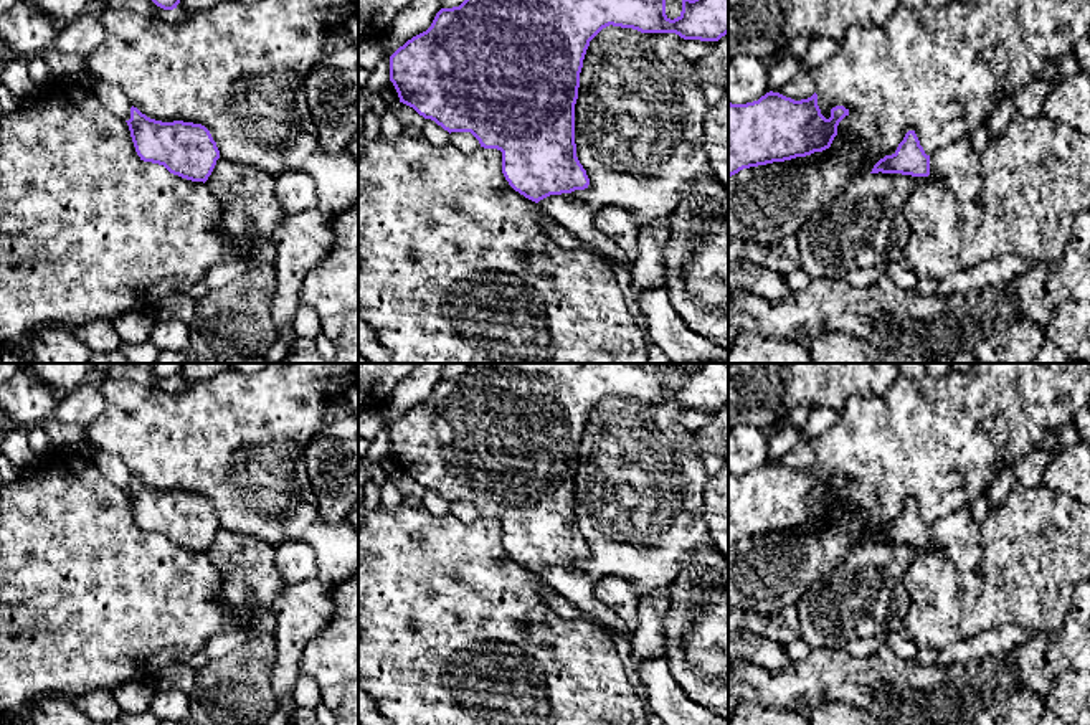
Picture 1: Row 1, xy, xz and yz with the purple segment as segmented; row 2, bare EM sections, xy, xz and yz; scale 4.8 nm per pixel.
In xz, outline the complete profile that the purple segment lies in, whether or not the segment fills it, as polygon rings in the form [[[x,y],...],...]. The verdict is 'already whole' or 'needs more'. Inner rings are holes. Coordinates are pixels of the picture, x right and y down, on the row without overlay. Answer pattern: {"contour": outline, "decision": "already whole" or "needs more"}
{"contour": [[[471,363],[459,377],[441,378],[431,396],[408,410],[390,426],[390,451],[393,453],[400,472],[413,477],[424,489],[434,490],[444,500],[451,502],[471,502],[484,519],[497,519],[502,522],[502,543],[509,555],[535,571],[550,588],[553,588],[562,598],[573,604],[578,611],[600,623],[603,628],[619,634],[621,637],[631,637],[631,631],[624,626],[616,613],[613,613],[603,601],[595,596],[595,585],[588,575],[576,571],[570,566],[575,560],[585,560],[590,555],[586,540],[576,527],[575,514],[575,474],[578,469],[580,443],[590,411],[606,396],[633,398],[641,403],[675,403],[684,410],[718,411],[728,403],[728,363],[700,363],[697,368],[682,368],[682,381],[677,388],[671,390],[666,385],[666,367],[669,363]]], "decision": "needs more"}

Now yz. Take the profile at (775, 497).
{"contour": [[[773,461],[746,474],[728,471],[728,547],[829,519],[846,486],[849,479],[836,476],[826,489],[816,462],[801,471]]], "decision": "already whole"}

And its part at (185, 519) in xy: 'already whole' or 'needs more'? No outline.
already whole

